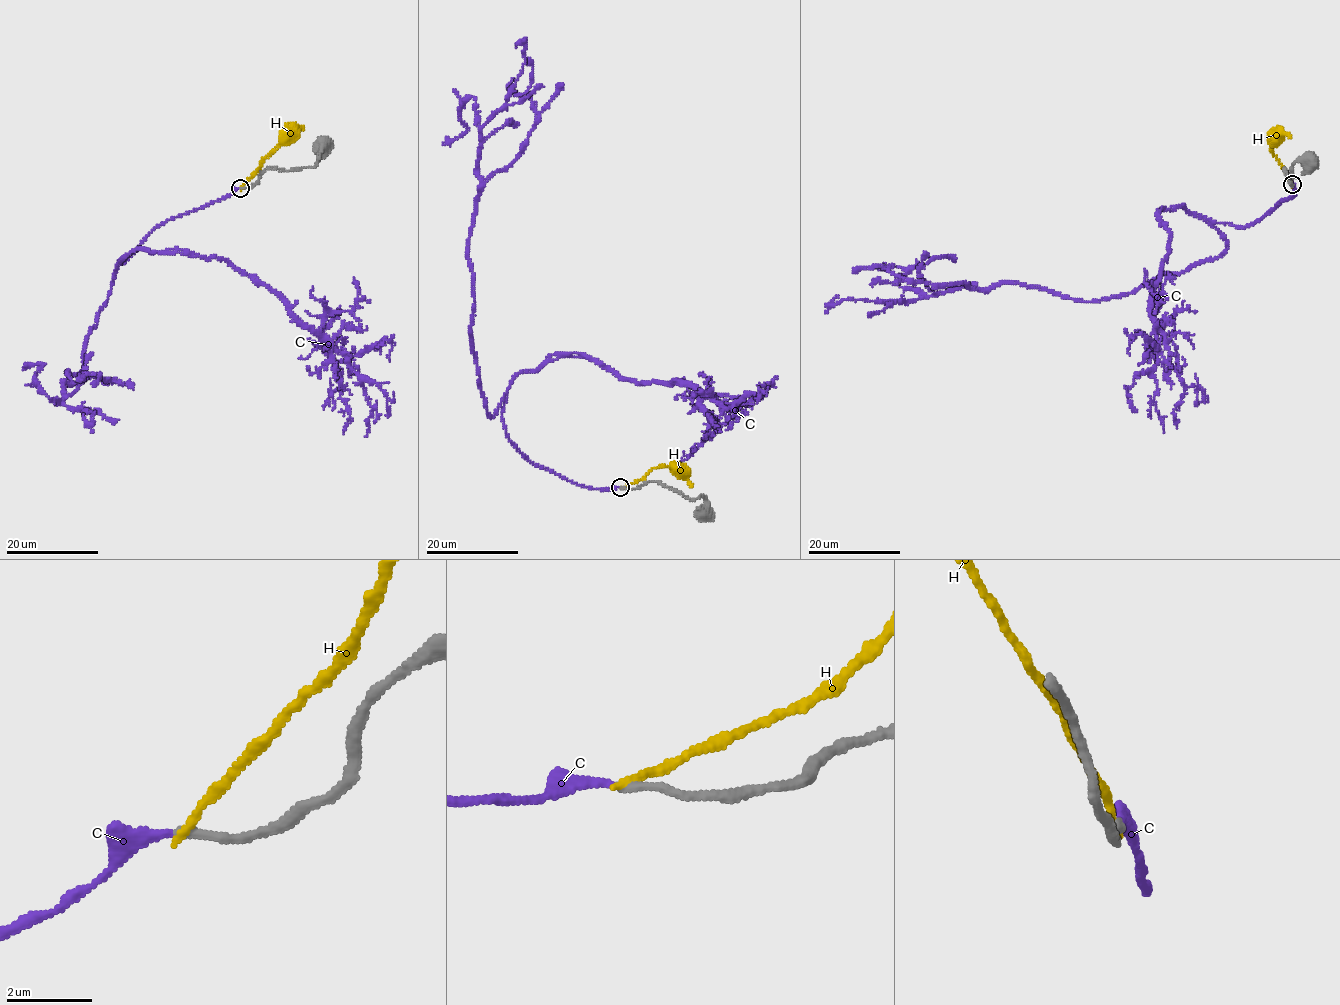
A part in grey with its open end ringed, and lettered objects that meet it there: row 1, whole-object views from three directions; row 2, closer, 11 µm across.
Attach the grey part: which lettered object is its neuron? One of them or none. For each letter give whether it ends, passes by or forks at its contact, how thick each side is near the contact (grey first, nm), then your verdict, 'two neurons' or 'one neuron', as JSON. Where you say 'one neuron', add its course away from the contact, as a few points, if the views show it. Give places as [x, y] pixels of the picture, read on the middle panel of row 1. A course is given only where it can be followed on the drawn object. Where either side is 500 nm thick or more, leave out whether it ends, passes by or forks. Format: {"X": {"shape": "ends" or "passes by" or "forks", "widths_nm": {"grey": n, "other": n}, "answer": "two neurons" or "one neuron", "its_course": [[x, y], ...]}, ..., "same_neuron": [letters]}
{"C": {"shape": "ends", "widths_nm": {"grey": 190, "other": 200}, "answer": "one neuron", "its_course": [[620, 487], [538, 466], [482, 392], [468, 240], [515, 46]]}, "H": {"shape": "ends", "widths_nm": {"grey": 200, "other": 170}, "answer": "two neurons"}, "same_neuron": ["C"]}

